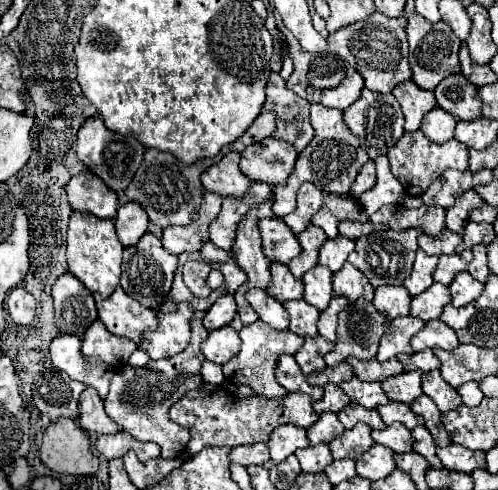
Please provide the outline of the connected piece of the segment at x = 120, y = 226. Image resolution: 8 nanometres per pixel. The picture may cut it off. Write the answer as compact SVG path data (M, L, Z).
M126 202L118 208L118 216L114 218L116 234L122 246L136 246L138 240L146 234L148 216L136 202Z

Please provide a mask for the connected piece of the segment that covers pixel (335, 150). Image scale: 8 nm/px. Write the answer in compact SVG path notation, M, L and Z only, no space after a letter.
M312 104L310 122L312 122L312 128L314 128L314 138L300 152L300 156L296 160L296 168L294 168L292 176L288 178L288 184L280 184L280 186L274 188L272 210L274 210L276 218L284 218L292 210L296 210L296 192L298 192L302 182L312 182L324 192L344 196L344 194L350 192L350 186L356 180L360 168L368 162L368 154L364 152L364 148L360 146L356 136L344 124L340 110L328 110L320 104Z

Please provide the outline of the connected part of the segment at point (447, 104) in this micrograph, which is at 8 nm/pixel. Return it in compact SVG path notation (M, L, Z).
M462 74L444 78L436 90L438 106L450 112L456 120L476 120L480 118L480 96L478 88L470 84Z

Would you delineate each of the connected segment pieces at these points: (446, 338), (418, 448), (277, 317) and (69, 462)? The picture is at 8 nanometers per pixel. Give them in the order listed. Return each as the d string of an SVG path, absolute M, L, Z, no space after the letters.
M432 320L428 322L414 338L412 338L412 348L414 352L426 350L426 348L442 348L442 350L452 350L458 346L456 332L444 324L442 320Z
M416 426L412 430L412 436L414 436L414 452L422 454L432 468L444 468L442 462L440 462L440 458L436 456L436 448L438 446L432 440L432 434L424 426Z
M250 290L246 294L246 300L250 302L250 306L254 308L262 322L276 330L288 330L288 314L284 306L272 296L268 296L266 290Z
M60 418L48 426L40 460L56 474L94 474L100 462L90 448L88 434L70 418Z

